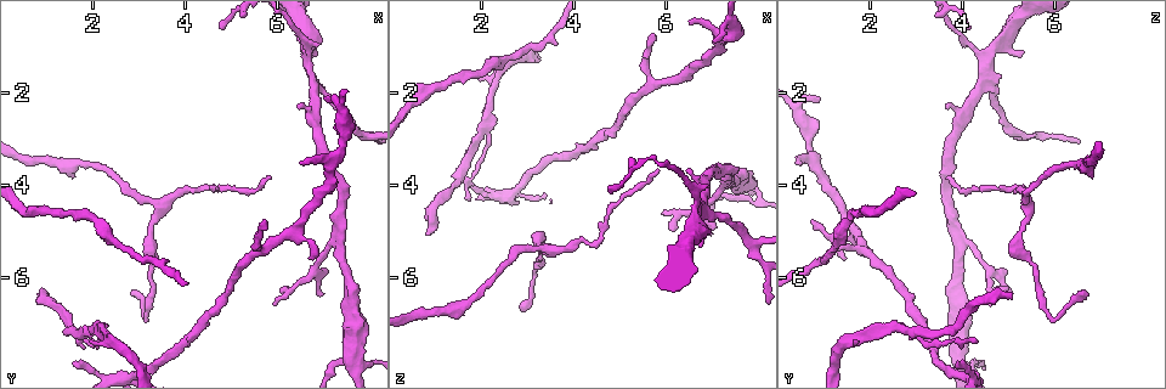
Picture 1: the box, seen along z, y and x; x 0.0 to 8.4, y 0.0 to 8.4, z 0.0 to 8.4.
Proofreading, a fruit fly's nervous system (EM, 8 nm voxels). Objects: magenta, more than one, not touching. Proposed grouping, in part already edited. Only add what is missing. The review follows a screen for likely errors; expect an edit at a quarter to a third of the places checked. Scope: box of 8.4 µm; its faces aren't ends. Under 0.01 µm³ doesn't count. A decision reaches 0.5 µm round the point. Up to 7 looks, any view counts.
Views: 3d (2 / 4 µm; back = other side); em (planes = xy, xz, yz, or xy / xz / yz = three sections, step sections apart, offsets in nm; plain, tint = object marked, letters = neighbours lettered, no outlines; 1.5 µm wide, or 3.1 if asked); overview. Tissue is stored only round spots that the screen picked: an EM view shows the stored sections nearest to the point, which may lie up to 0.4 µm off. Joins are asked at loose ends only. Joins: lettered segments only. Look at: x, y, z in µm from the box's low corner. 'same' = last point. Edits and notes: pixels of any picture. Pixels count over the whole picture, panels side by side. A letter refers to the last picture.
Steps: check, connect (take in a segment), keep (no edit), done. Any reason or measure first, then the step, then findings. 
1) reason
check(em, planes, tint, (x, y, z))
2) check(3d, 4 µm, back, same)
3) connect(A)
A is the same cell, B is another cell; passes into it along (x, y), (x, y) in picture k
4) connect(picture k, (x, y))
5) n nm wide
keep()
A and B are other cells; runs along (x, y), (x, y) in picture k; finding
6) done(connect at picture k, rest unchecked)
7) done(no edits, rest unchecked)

an open end
check(em, planes, tint, (6.70, 5.60, 1.45))

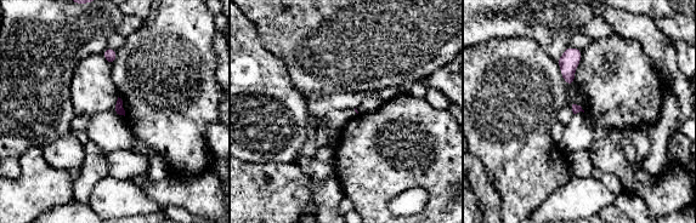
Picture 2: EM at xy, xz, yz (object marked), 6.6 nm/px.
check(em, planes, letters, same)

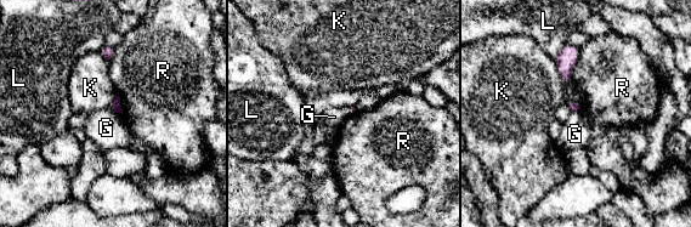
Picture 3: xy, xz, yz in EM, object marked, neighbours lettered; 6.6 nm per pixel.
keep()
G, K, L and R are other cells; border along (109, 107), (122, 114) in picture 3; no lettered segment goes on from it

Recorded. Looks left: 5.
tapers out
check(3d, 2 µm, (0.90, 6.50, 5.10))

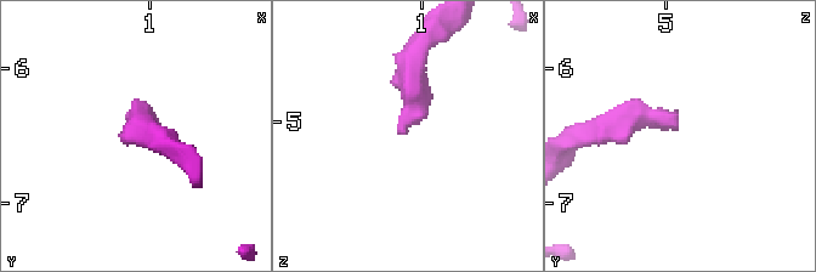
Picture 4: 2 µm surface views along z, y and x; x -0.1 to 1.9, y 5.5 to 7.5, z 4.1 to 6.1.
check(em, planes, letters, (0.88, 6.46, 5.06))

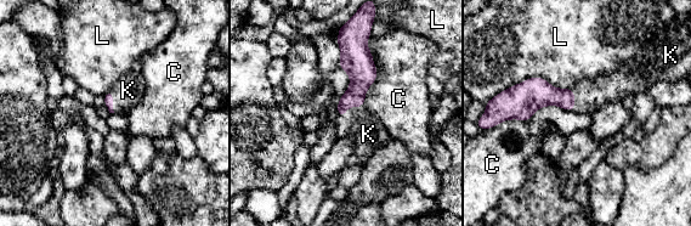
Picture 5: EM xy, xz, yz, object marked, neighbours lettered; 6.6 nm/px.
connect(K)
K is the same cell, C and L are other cells; passes into it along (362, 72), (347, 106), (368, 134) in picture 5; the neuron continues

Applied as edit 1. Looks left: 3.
check(overview)

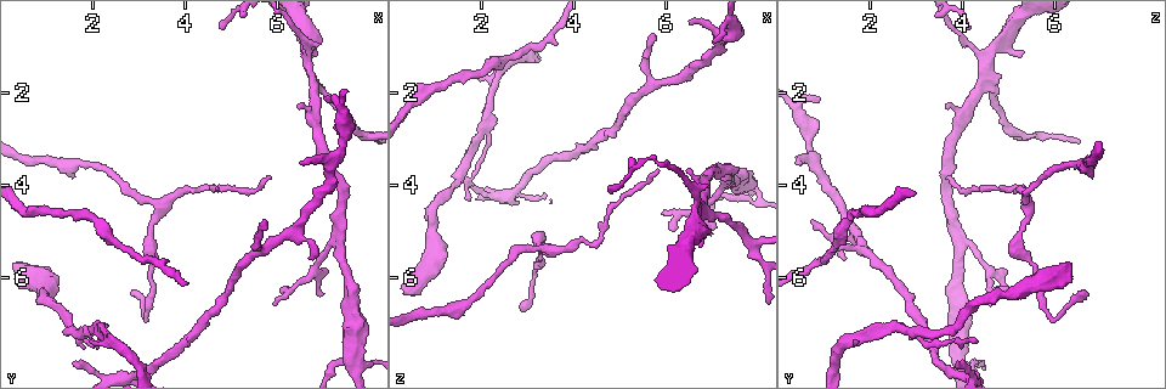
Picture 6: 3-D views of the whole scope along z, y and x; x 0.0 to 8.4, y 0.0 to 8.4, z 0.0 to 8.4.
free end
check(em, planes, tint, (6.15, 6.25, 4.95))

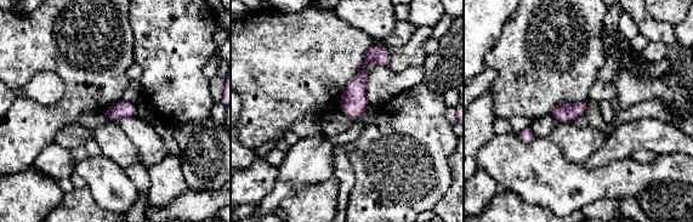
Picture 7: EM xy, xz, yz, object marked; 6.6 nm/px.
check(em, planes, letters, same)

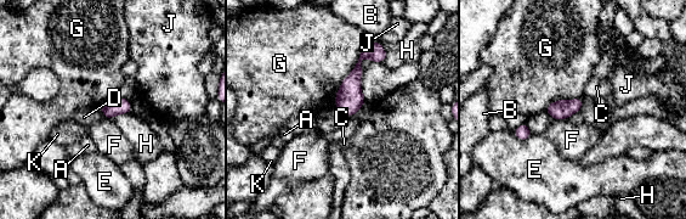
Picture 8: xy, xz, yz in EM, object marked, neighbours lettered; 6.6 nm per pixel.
G touches over 500 nm
keep()
A, B, C, D, E, F, G, H, J and K are other cells; border along (129, 111), (109, 118) in picture 8; none of them fits

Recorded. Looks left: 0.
done(connect at picture 5, rest unchecked)

